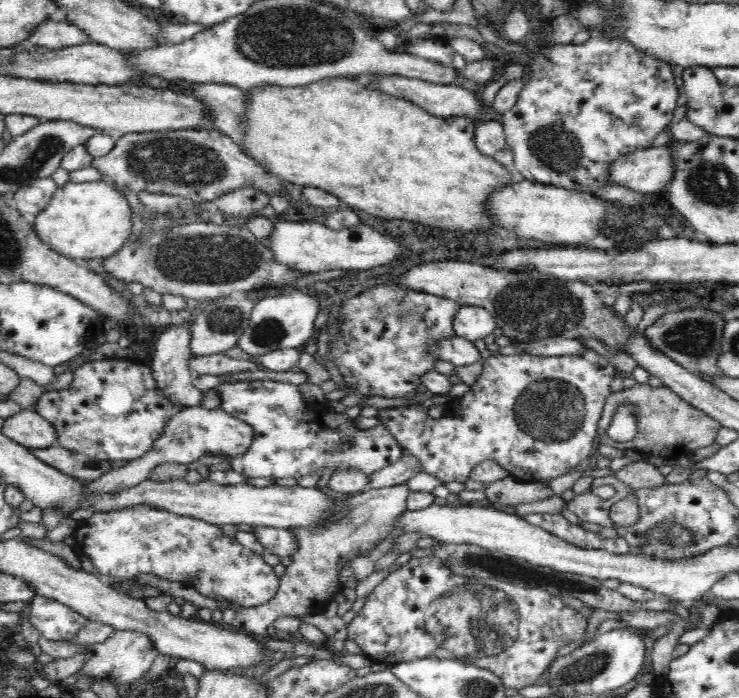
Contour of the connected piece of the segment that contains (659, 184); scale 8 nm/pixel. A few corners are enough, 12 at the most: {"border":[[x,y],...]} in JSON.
{"border":[[670,144],[627,153],[613,184],[658,194],[671,182]]}

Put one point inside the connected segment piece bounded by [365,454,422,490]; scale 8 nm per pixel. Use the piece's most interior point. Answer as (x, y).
(408, 466)

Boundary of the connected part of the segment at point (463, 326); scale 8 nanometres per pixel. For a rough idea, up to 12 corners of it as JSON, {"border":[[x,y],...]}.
{"border":[[461,305],[456,336],[482,340],[497,328],[481,306]]}

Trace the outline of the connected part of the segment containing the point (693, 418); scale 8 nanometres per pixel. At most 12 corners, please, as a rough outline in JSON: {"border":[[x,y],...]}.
{"border":[[666,386],[610,394],[598,428],[620,404],[635,408],[630,448],[678,460],[715,442],[723,427]]}

